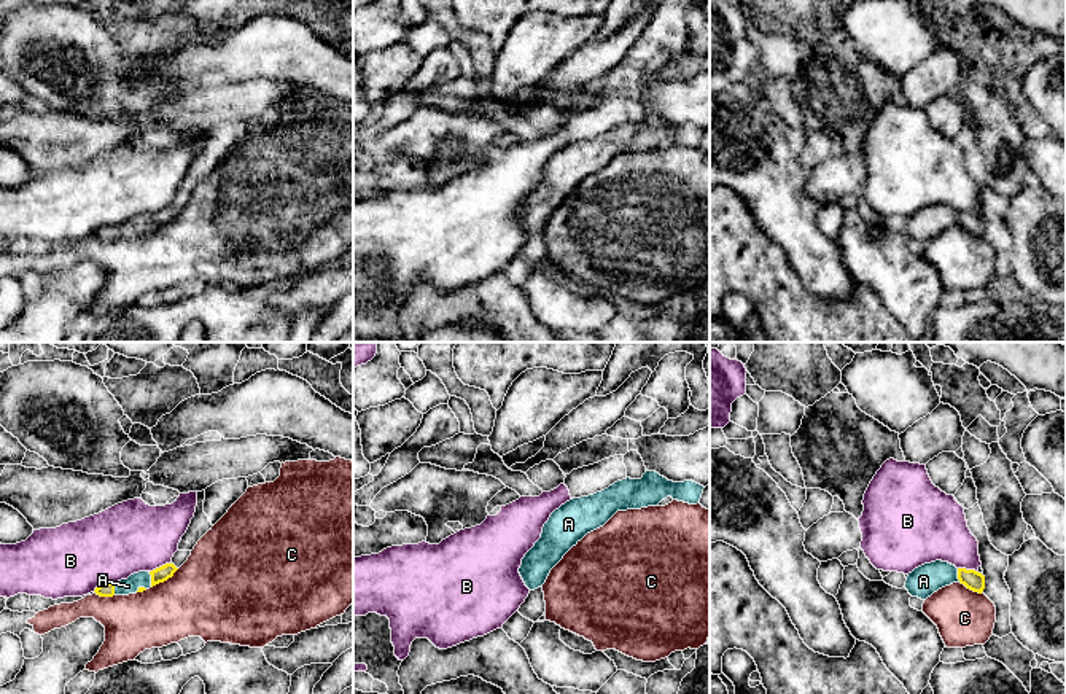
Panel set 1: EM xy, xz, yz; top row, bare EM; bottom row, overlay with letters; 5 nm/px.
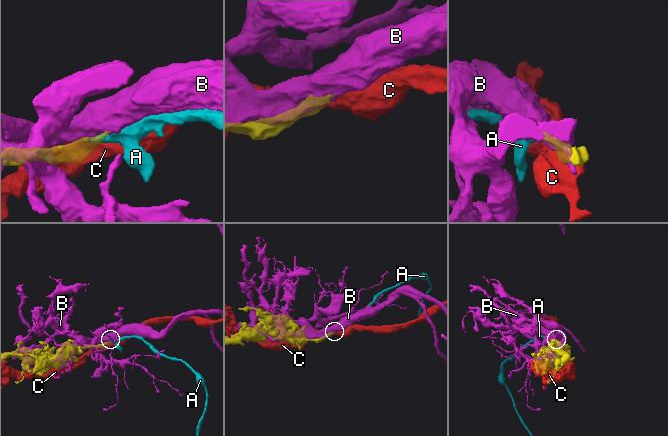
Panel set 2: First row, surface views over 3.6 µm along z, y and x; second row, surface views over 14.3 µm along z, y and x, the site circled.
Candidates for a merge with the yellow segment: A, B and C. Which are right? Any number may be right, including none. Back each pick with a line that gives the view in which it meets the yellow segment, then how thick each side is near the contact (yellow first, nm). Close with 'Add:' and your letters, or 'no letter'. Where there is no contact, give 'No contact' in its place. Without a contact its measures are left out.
A: Touches yellow in xy. Thickness 80 nm (yellow) against 80 nm
Add: A

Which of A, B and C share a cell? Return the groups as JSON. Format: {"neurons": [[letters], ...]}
{"neurons": [["A"], ["B"], ["C"]]}

